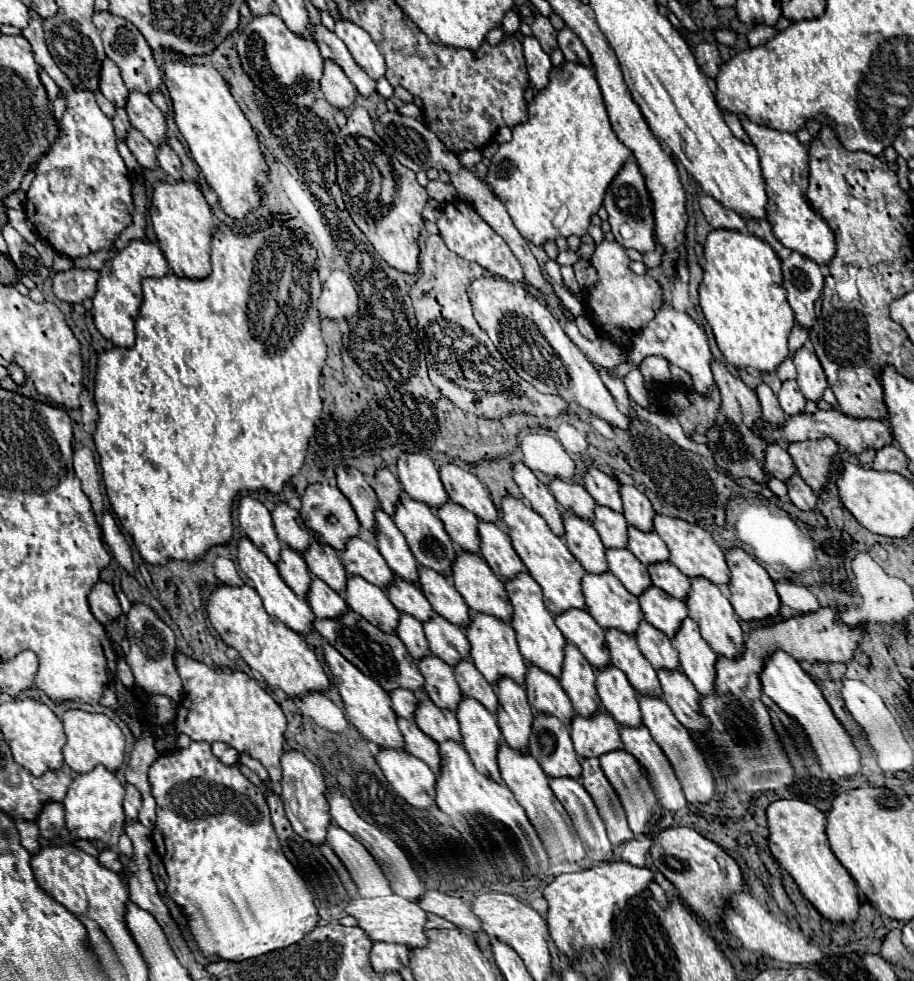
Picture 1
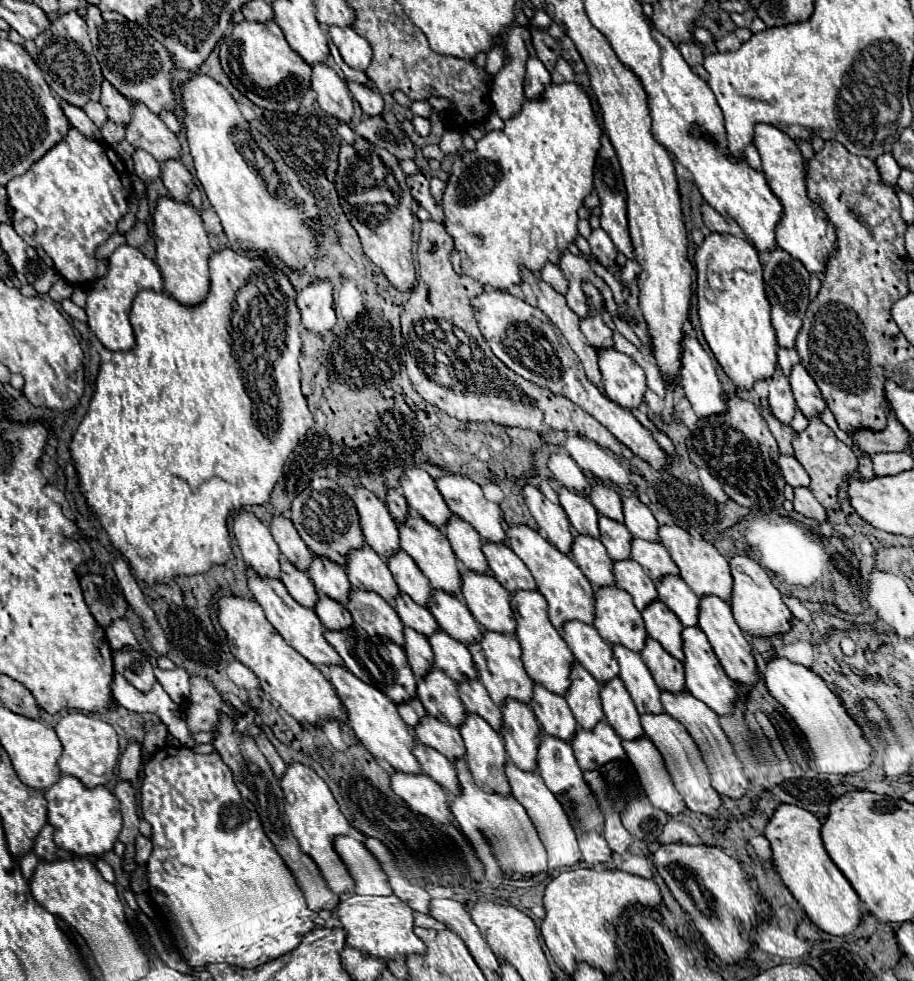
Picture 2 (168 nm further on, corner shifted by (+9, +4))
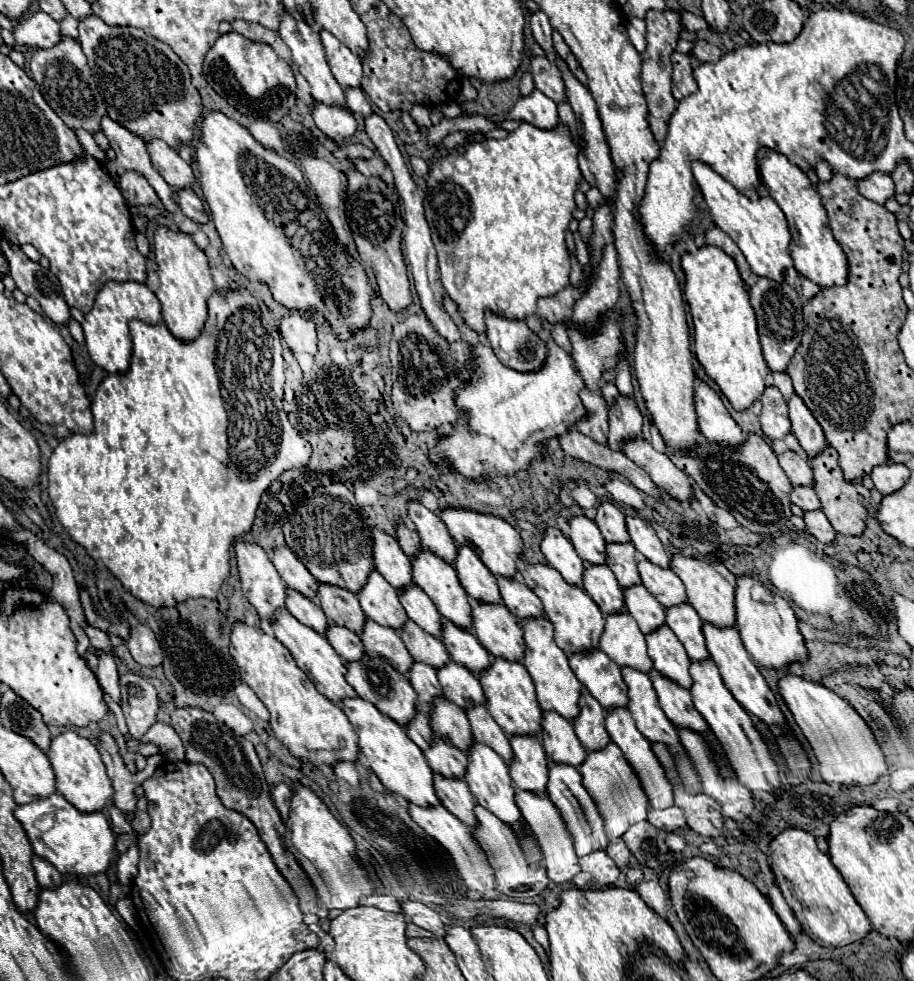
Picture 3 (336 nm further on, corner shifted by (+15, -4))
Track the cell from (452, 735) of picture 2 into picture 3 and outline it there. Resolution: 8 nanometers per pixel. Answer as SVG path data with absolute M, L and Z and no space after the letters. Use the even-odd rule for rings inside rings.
M436 738L430 750L424 752L424 756L436 774L458 780L464 778L464 768L468 768L468 756L452 744L444 742L442 738Z

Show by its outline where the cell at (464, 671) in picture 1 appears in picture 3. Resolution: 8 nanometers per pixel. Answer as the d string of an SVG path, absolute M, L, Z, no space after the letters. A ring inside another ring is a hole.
M474 706L466 710L466 716L472 726L474 740L480 740L480 744L488 744L494 752L498 752L506 764L512 764L512 746L504 730L496 724L496 720L490 716L486 706Z

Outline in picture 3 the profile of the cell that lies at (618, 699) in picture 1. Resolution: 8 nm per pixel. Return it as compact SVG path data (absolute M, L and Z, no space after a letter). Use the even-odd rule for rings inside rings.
M616 708L616 710L610 710L606 712L606 730L612 738L614 744L618 744L618 748L624 752L626 760L632 764L636 776L640 778L642 782L642 788L650 800L650 806L656 808L656 810L662 810L662 808L670 808L674 806L674 792L672 792L672 784L670 780L666 778L666 772L662 768L662 764L656 760L656 756L652 756L652 742L648 742L636 728L628 708Z

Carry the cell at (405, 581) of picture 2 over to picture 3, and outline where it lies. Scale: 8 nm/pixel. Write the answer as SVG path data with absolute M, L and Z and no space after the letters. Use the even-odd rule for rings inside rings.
M410 586L400 592L400 602L412 622L416 622L424 632L440 638L442 616L436 610L434 602L418 586Z

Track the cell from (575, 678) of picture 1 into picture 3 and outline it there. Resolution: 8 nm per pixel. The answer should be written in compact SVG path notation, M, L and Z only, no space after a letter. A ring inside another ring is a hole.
M582 690L580 708L582 708L580 716L572 722L576 736L588 752L596 752L600 748L604 748L604 744L610 742L610 736L608 736L606 726L604 726L606 712L598 704L598 700L592 698L592 694L588 690Z

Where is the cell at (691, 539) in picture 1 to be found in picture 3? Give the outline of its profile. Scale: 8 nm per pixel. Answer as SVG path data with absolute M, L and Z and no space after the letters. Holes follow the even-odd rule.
M674 554L670 568L678 574L678 578L686 586L688 602L694 606L702 622L714 624L718 628L730 628L736 624L736 608L734 608L734 588L718 574L718 570L702 560L696 558L684 558L682 554Z

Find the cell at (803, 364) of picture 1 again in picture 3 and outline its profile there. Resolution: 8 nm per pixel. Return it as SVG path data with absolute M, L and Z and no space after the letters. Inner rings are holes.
M796 394L792 396L788 408L792 420L792 434L808 454L808 460L812 460L812 456L818 456L826 448L824 432L820 424L814 420L814 416L810 414L810 410L806 408L806 404L802 402L802 398L798 398Z

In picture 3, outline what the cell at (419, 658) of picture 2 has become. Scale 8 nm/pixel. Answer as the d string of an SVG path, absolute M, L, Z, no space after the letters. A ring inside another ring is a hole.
M416 662L408 674L408 680L418 694L418 708L424 714L430 714L434 710L434 698L442 696L440 682L436 680L436 670L428 664Z

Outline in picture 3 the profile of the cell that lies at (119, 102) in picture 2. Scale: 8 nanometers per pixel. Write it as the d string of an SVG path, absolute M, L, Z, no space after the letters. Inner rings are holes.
M108 116L102 118L102 132L110 140L112 150L116 152L116 159L108 161L105 165L111 177L117 181L121 173L126 172L126 170L140 172L148 180L148 184L152 184L154 192L158 194L160 202L164 204L164 210L168 210L172 214L178 212L176 196L172 196L174 188L168 186L168 182L154 168L154 164L148 156L146 144L138 136L128 132L124 126L110 120Z

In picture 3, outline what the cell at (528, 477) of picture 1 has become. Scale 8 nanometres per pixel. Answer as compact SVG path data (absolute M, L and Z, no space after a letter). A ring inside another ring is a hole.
M546 528L542 538L542 554L546 556L548 564L556 568L568 584L582 586L582 574L584 574L584 560L576 554L572 542L554 528Z

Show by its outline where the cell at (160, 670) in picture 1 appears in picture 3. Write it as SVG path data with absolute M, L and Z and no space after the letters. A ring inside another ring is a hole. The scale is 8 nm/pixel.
M136 674L120 676L122 688L122 710L132 738L142 738L146 730L156 722L160 700L156 688Z

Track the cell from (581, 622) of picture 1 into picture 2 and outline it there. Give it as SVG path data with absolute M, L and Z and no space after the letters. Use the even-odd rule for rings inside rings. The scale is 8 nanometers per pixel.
M568 620L562 626L562 638L566 640L574 658L598 682L608 682L618 674L618 664L612 656L610 644L596 632L592 624Z

